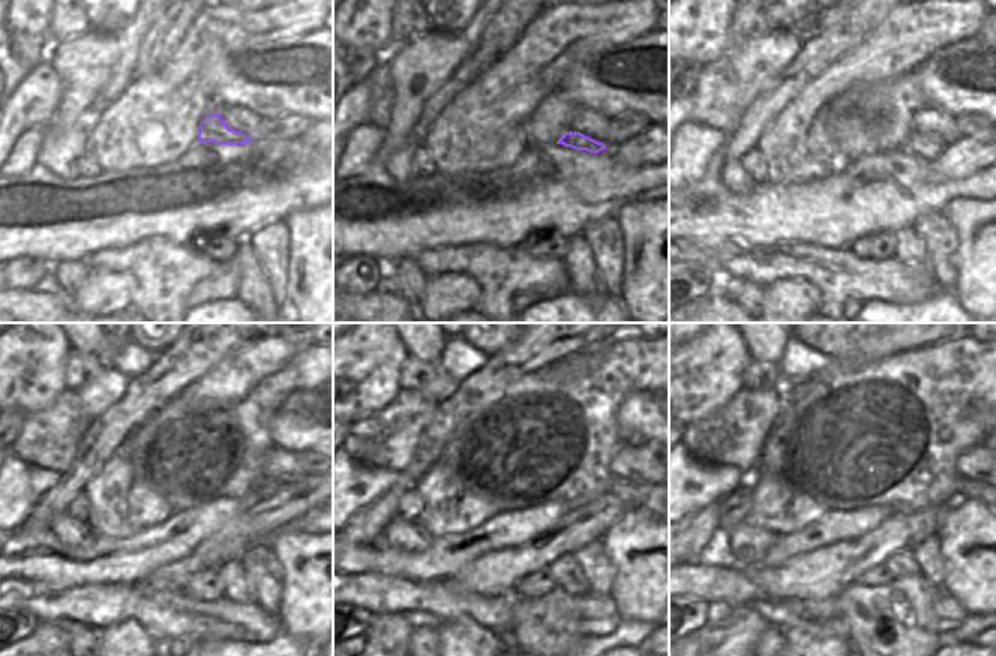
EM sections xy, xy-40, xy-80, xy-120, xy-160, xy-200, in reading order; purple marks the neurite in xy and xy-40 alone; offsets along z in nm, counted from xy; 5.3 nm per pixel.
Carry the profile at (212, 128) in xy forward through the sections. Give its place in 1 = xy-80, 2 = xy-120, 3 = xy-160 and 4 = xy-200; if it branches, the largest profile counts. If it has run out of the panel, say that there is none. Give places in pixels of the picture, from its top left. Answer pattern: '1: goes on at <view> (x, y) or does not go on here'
1: goes on at xy-80 (917, 144)
2: goes on at xy-120 (264, 485)
3: goes on at xy-160 (630, 491)
4: goes on at xy-200 (968, 488)

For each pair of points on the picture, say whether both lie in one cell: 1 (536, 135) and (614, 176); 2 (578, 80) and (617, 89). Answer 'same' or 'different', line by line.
1: different
2: same

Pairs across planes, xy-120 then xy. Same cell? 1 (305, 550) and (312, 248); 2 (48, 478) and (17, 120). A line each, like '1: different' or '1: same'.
1: same
2: different

